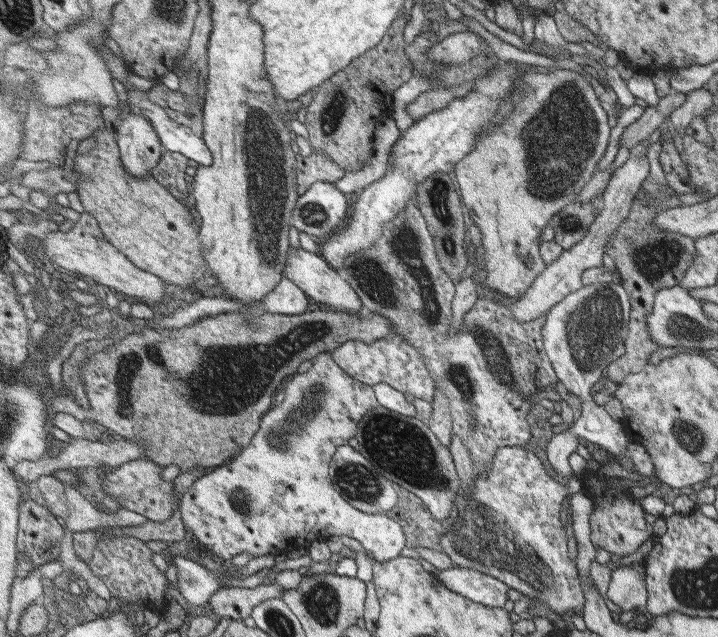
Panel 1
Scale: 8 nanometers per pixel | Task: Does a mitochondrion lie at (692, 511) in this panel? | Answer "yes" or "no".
no

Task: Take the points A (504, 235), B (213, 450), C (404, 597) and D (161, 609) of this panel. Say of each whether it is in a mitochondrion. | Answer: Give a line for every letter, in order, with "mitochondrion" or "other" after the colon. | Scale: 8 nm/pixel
A: other
B: other
C: other
D: other

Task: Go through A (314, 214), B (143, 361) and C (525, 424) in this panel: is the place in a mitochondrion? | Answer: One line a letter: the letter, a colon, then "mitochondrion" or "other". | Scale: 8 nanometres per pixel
A: mitochondrion
B: mitochondrion
C: other

